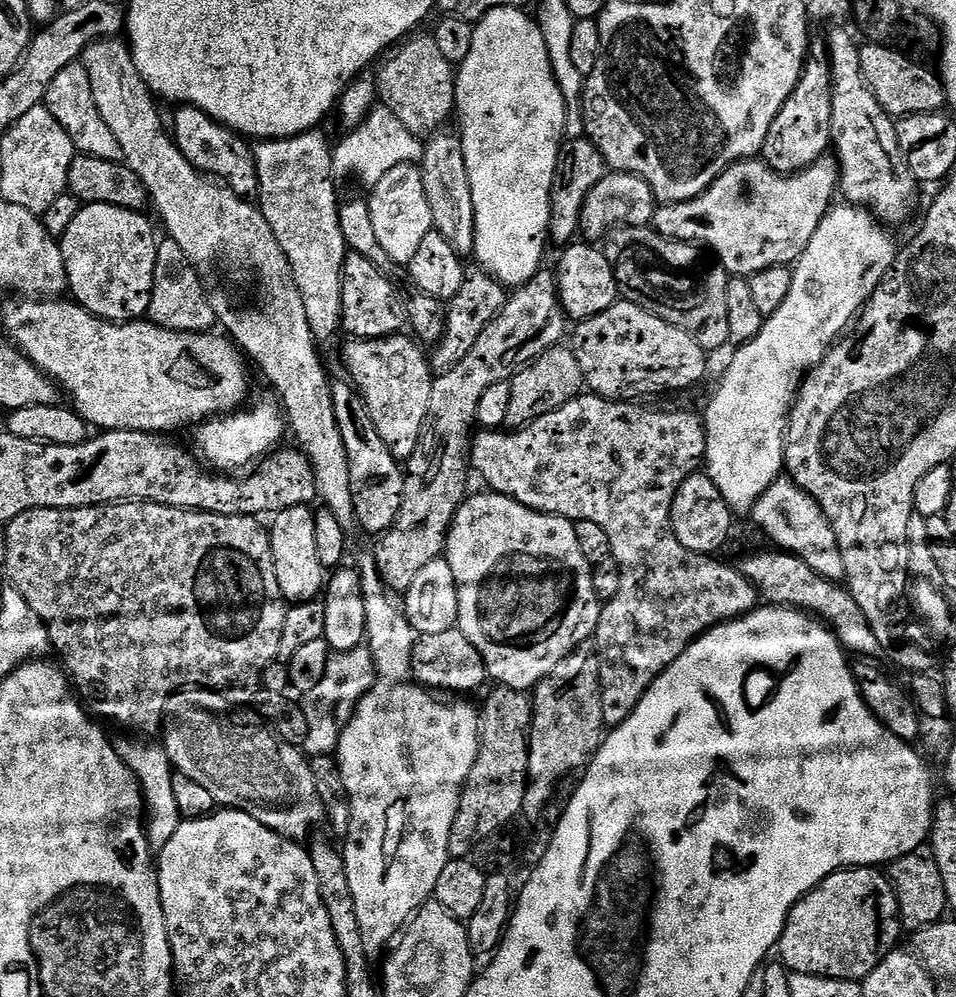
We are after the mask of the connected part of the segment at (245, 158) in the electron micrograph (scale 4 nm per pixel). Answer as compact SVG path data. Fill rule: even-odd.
M182 106L178 110L174 118L172 136L187 160L199 171L207 172L206 170L209 170L208 174L213 177L226 178L225 183L228 190L235 193L240 199L246 202L257 199L259 197L257 164L251 147L231 129L214 123L212 118L199 108Z

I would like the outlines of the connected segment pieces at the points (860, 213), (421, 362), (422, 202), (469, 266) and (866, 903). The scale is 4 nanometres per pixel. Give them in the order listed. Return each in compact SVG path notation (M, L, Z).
M860 206L848 207L852 208L833 207L822 218L818 230L814 230L814 238L810 238L810 246L806 246L806 250L800 255L800 259L797 260L794 265L794 271L796 271L796 273L792 276L792 285L789 286L788 293L783 293L782 299L779 301L780 304L777 312L767 317L766 322L759 325L758 331L752 340L739 345L739 347L735 349L734 352L736 353L732 356L732 365L725 370L724 377L721 378L720 385L717 386L716 393L713 394L712 401L708 404L708 412L705 411L703 413L704 431L708 434L706 450L704 451L706 475L714 482L714 486L718 486L722 498L727 502L733 513L740 514L740 512L748 512L755 504L757 507L757 505L761 503L764 493L768 491L768 488L781 479L782 473L785 471L784 437L788 431L788 418L806 373L815 368L817 364L820 364L824 355L827 354L828 349L833 347L833 345L849 331L850 325L859 317L864 305L868 303L868 300L874 294L875 288L882 283L884 276L887 274L887 271L890 270L891 264L895 260L898 251L897 245L892 245L891 238L879 228L881 225L874 219L873 213Z
M390 334L380 340L351 339L350 343L342 350L342 362L349 372L347 375L353 387L366 402L367 413L370 414L375 432L391 450L396 461L406 462L417 446L418 434L426 412L428 412L434 378L427 357L416 350L416 346L418 347L417 341L409 335L406 335L407 337L396 335L400 334Z
M416 164L394 166L382 182L371 189L372 197L367 197L370 221L374 226L374 234L382 246L382 250L396 264L408 266L417 253L422 238L434 231L432 227L432 211L430 202L423 189L423 174Z
M467 263L464 267L462 286L457 295L448 302L446 308L444 337L431 351L433 352L430 354L431 367L438 372L451 370L453 365L459 363L462 355L471 350L472 344L478 341L484 328L506 302L507 297L503 285L493 279L479 264Z
M875 867L871 868L853 868L847 873L848 880L840 880L841 878L829 878L823 880L813 892L807 892L798 903L792 907L788 915L788 921L784 924L784 929L780 935L780 943L778 945L778 953L784 959L785 969L801 972L807 976L829 976L835 980L858 980L864 981L880 963L882 959L882 951L880 952L880 912L876 907L880 904L880 887L885 887L886 876L883 871L877 870Z

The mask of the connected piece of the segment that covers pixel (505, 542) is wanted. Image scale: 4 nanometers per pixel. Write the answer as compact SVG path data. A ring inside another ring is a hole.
M485 490L475 496L469 495L460 505L456 516L452 519L452 528L448 532L446 545L446 559L450 570L454 570L454 582L458 590L458 618L456 619L460 633L472 643L482 654L484 665L489 677L497 685L529 690L547 681L546 674L530 674L530 668L514 668L516 658L522 658L526 652L502 652L498 646L490 646L490 642L480 632L478 616L476 616L476 596L478 584L484 588L484 580L488 578L486 572L492 564L508 554L514 552L518 556L560 556L560 558L582 558L582 546L579 545L579 531L573 521L565 516L549 516L536 512L532 508L522 506L514 498L504 496L501 492Z

